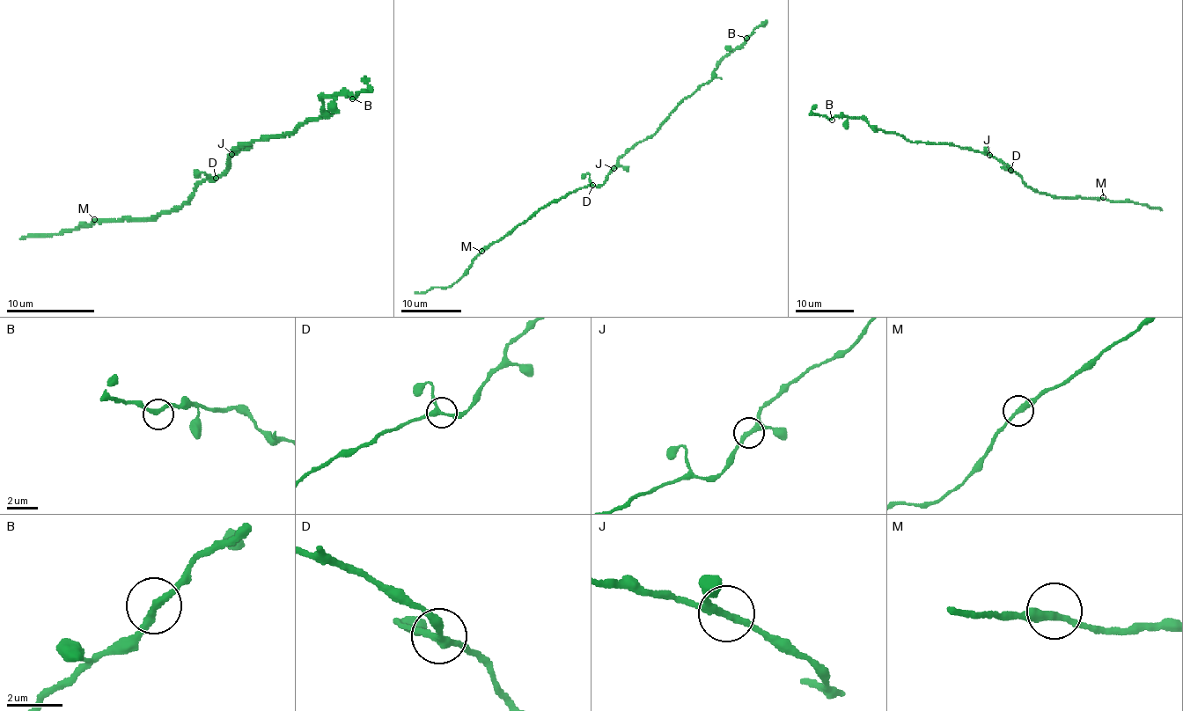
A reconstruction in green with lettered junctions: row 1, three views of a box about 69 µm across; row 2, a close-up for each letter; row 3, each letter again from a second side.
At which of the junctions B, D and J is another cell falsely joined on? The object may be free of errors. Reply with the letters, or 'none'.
none

